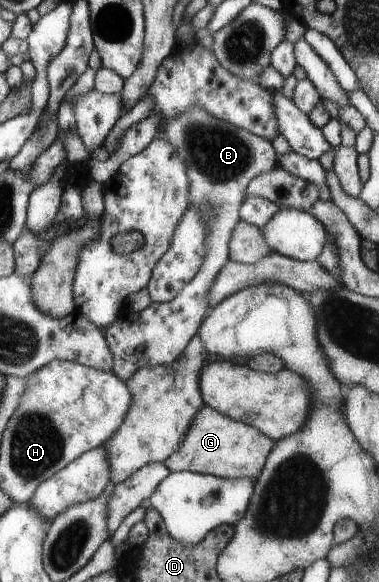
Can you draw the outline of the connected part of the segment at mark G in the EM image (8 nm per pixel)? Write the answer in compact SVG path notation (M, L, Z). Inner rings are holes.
M202 406L190 418L189 426L184 432L184 438L180 440L178 448L162 460L162 464L167 466L170 472L188 471L198 474L215 476L216 478L242 477L256 479L258 472L262 470L262 464L266 462L266 456L274 446L274 441L270 440L258 430L236 422L232 418L224 416L212 410L209 406Z

